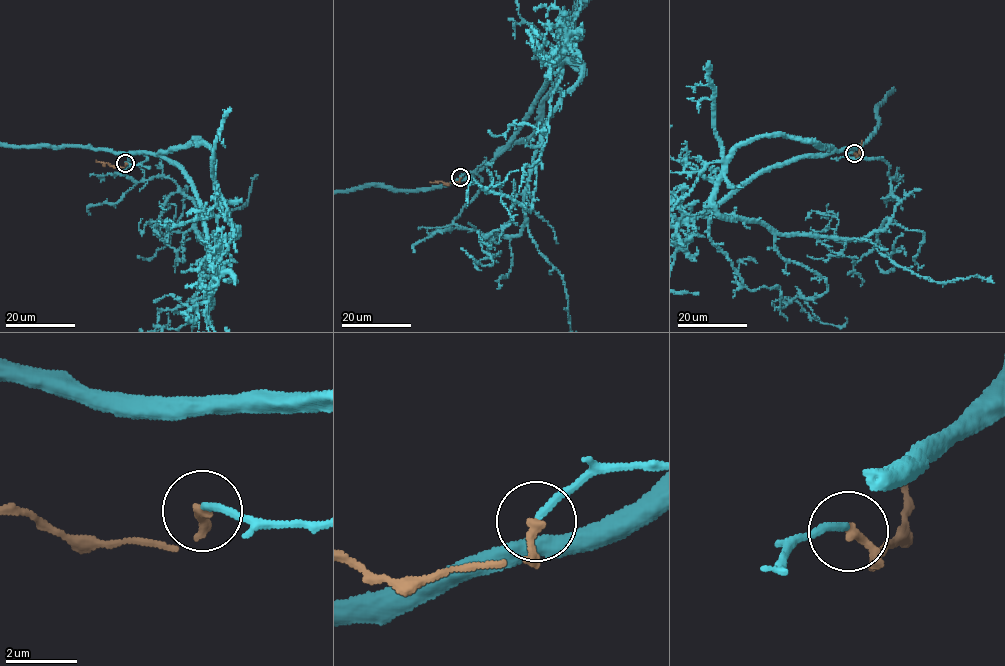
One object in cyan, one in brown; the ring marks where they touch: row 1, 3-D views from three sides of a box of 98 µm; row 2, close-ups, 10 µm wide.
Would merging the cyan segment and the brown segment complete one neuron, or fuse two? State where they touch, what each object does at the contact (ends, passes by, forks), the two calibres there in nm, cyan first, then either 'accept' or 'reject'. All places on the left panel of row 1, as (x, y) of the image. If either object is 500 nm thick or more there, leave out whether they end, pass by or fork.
at (125, 163); cyan ends there; brown ends there; 200 nm thick on the cyan side, 260 nm on the other; accept

